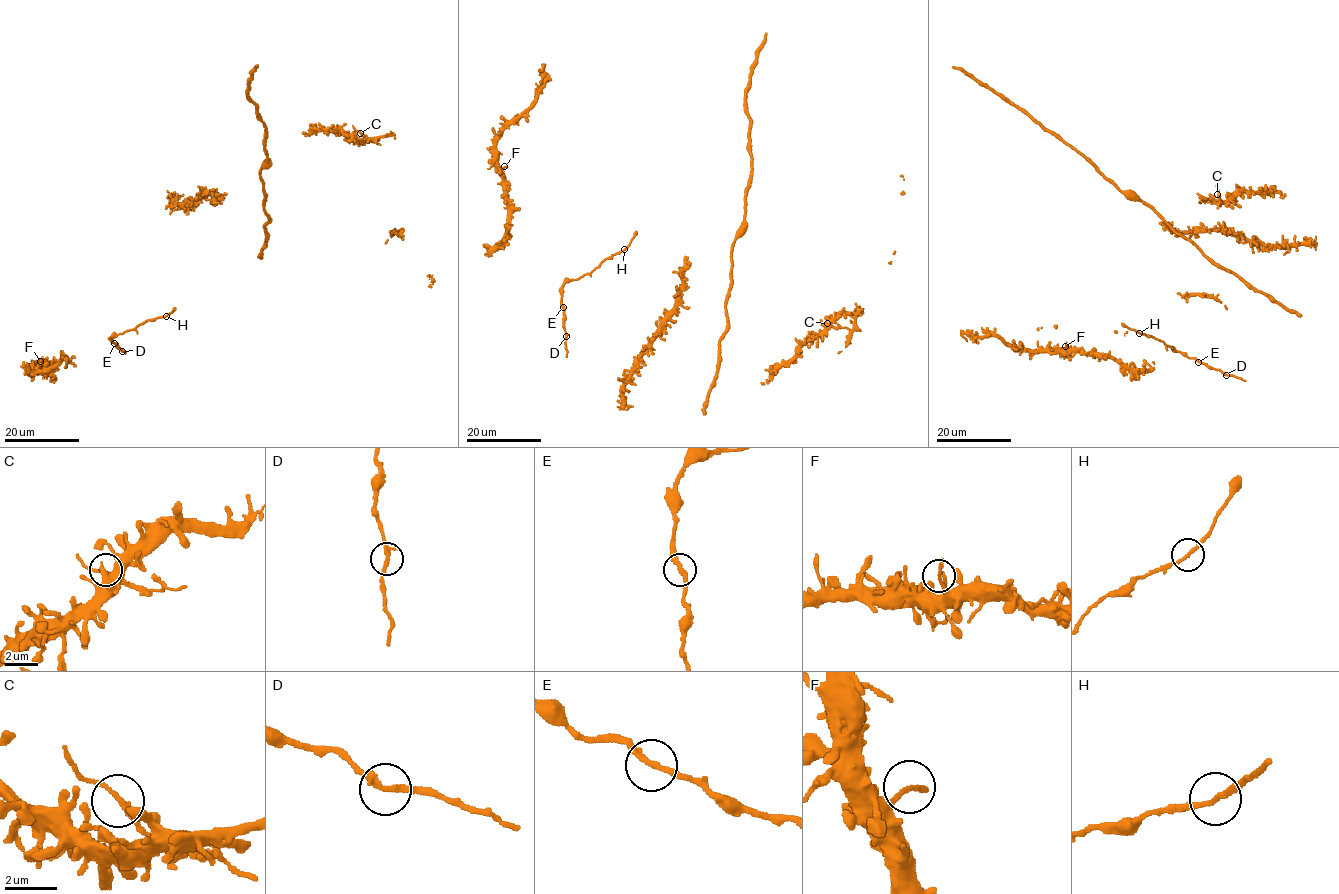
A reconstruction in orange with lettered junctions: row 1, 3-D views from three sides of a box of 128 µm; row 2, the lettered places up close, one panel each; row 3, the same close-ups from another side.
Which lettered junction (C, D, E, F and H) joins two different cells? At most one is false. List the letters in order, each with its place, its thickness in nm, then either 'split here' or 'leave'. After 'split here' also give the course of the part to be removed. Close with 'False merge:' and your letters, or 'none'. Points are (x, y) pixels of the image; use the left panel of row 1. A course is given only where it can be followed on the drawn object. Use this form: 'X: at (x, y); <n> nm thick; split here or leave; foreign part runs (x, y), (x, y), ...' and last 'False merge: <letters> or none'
C: at (360, 133); 190 nm thick; leave
D: at (122, 351); 240 nm thick; leave
E: at (114, 343); 240 nm thick; leave
F: at (40, 361); 180 nm thick; leave
H: at (166, 316); 200 nm thick; leave
False merge: none

